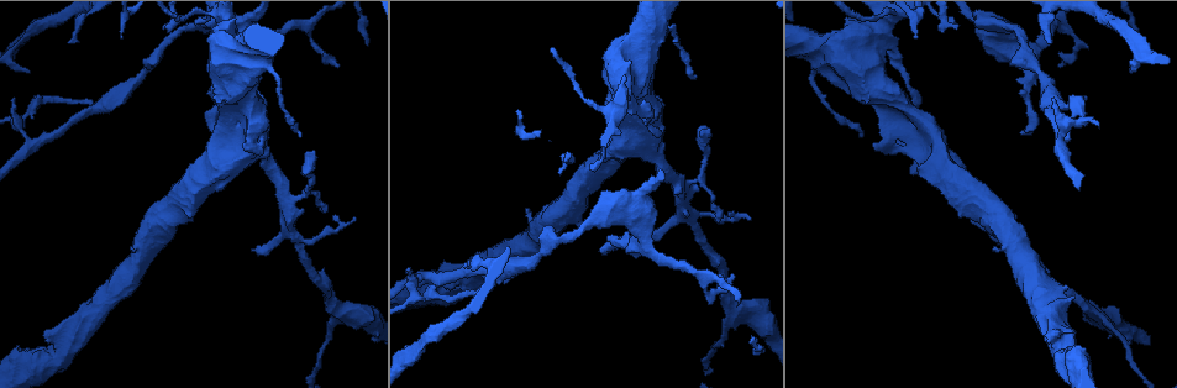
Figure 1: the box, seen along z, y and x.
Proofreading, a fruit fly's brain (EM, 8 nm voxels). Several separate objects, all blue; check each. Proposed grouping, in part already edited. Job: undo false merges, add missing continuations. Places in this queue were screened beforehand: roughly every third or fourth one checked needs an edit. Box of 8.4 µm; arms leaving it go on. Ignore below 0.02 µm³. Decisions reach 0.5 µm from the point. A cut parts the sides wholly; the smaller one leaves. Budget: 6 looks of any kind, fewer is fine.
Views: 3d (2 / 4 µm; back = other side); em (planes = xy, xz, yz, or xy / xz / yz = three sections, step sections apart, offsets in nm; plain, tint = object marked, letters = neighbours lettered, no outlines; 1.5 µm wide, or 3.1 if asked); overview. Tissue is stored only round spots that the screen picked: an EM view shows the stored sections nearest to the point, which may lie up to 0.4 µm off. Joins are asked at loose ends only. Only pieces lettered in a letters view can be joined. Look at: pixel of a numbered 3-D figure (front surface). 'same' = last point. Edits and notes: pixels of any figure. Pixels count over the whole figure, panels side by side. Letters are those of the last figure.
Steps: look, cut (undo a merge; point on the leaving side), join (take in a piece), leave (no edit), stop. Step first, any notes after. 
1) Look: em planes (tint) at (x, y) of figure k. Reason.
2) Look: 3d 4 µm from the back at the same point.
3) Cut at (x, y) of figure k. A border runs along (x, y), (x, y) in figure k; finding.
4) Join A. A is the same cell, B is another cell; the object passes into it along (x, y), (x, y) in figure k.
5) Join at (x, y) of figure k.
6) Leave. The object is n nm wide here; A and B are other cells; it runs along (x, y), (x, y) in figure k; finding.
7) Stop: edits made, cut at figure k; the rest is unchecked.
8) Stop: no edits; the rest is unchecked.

Look: em yz step 8 (tint) at (951, 21) of figure 1. An open end.

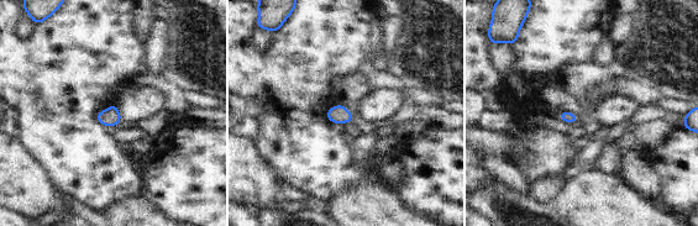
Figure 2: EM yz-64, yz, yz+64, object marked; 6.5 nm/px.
Look: em planes (letters) at the same point.

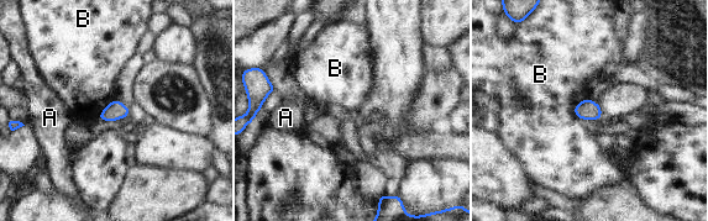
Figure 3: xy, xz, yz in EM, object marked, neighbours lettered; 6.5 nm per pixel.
Leave. A and B are other cells; none of them fits.

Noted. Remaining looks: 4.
Look: em planes (tint) at (254, 251) of figure 1. Free end.

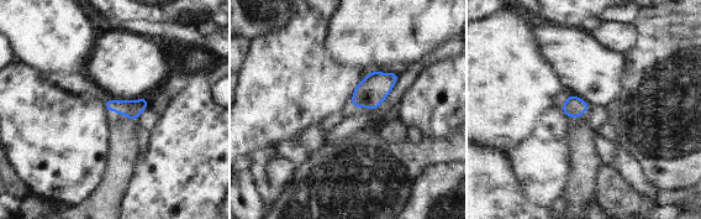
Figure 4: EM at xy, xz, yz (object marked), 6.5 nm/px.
Look: em planes (letters) at the same point. See the neighbours.

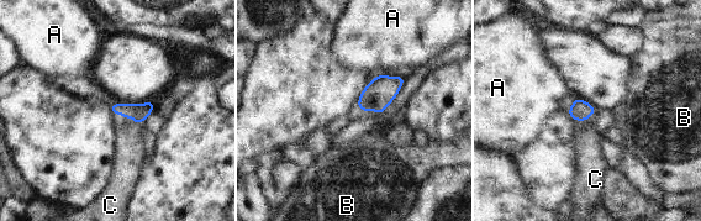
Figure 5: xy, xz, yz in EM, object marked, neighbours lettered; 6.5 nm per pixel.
Join C. The longest contact is with A, 50 nm; C is the same cell, A and B are other cells; it goes on there.

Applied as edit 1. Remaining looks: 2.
Stop: edits made, join at figure 5; the rest is unchecked.

